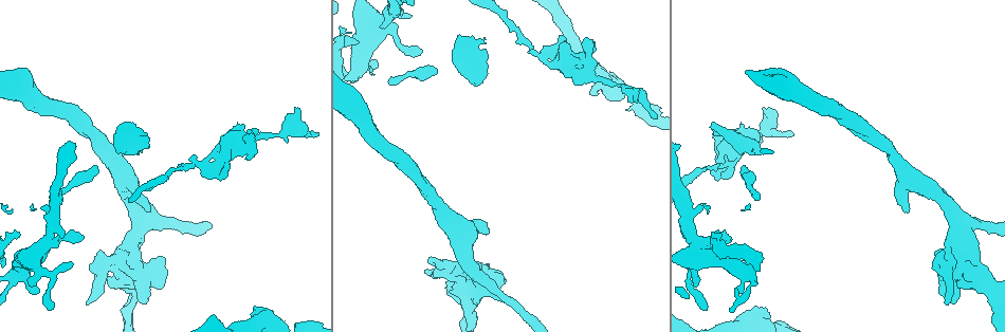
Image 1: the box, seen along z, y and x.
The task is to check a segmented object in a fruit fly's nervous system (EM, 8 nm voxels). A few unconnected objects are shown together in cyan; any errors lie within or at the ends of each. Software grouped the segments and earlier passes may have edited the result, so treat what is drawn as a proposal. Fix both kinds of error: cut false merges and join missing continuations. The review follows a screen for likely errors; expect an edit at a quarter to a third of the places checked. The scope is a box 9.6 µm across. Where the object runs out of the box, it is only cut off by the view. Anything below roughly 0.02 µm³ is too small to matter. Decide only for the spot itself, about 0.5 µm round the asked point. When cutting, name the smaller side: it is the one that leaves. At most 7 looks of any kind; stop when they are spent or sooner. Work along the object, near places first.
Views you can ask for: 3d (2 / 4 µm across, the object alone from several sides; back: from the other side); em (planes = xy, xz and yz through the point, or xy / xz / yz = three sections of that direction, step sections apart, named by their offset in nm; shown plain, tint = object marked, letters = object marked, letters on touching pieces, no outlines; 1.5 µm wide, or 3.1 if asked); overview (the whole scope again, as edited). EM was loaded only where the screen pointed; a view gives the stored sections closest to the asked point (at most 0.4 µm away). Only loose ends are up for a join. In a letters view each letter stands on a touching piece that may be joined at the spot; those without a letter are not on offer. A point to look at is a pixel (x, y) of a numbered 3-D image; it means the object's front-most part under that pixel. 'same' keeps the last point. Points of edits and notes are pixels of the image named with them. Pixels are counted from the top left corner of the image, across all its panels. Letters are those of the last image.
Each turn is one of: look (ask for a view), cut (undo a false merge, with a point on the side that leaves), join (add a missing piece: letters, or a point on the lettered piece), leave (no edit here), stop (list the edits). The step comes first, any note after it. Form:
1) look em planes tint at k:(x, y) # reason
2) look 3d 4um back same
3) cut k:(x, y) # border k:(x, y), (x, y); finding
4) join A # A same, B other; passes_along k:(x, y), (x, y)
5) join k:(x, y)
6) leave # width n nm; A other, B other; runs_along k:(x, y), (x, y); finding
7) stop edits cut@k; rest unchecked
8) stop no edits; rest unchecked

look em planes letters at 1:(471, 39) # an open end

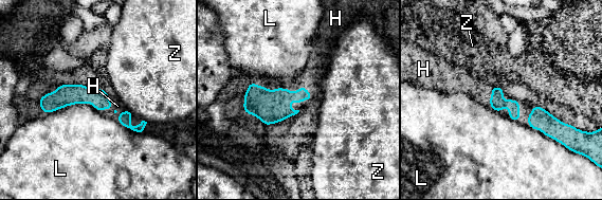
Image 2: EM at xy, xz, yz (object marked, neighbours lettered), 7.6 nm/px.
join H # H same, L other, Z other; passes_along 2:(270, 107), (284, 89), (311, 77); it goes on there

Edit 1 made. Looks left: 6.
look em planes letters at 1:(693, 286) # branch stops here

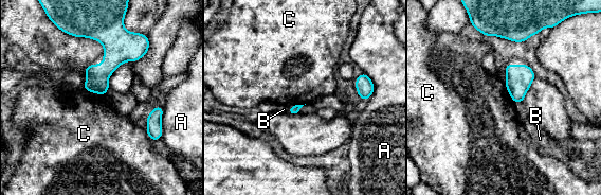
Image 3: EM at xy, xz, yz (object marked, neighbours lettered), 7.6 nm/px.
leave # longest_contact A 240 nm; A other, B other, C other; no lettered piece goes on from it

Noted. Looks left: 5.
look em planes letters at 1:(448, 283) # branch stops here

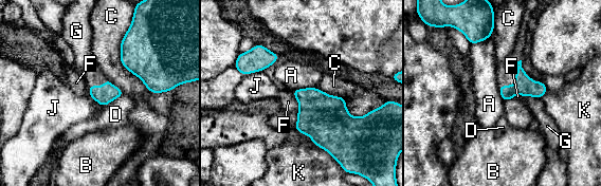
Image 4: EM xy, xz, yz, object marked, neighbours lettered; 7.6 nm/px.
leave # width 150 nm; A other, B other, C other, D other, F other, G other, J other, K other; border 4:(291, 91), (298, 104), (297, 111); no lettered piece goes on from it

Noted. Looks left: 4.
stop edits join@2; rest unchecked

